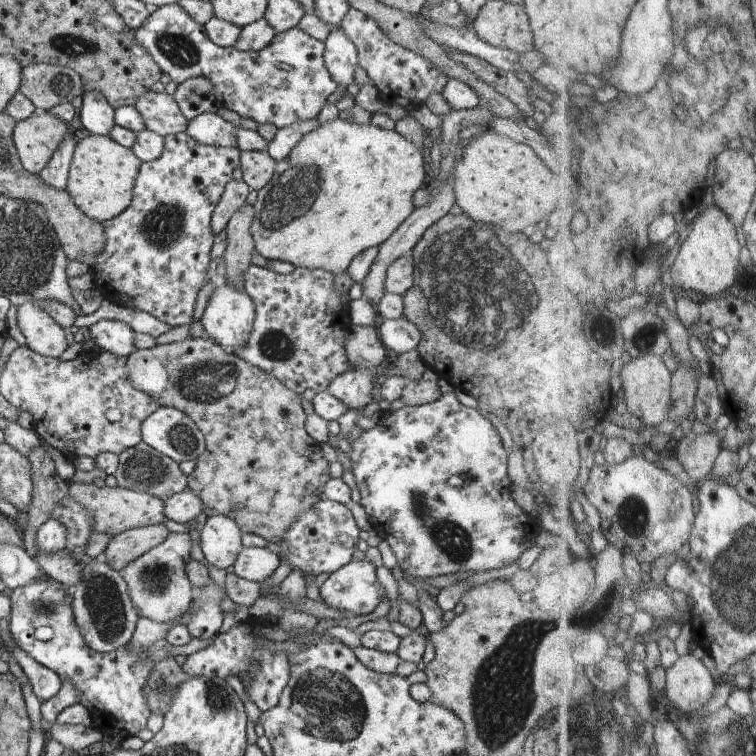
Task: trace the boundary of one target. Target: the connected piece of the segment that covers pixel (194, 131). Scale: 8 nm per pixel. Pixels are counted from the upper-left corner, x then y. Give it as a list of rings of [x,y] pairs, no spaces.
[[[206,112],[188,122],[185,134],[202,144],[239,150],[236,145],[237,130],[238,126],[234,126],[232,122],[216,113]]]

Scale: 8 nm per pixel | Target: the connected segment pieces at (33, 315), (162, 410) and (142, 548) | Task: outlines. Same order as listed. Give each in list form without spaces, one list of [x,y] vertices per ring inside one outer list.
[[[18,301],[18,326],[26,337],[27,348],[36,352],[39,356],[53,357],[59,359],[60,355],[69,347],[64,330],[40,308],[34,301]]]
[[[159,406],[141,425],[141,438],[156,452],[180,464],[196,461],[206,451],[204,434],[190,416],[174,406]]]
[[[166,523],[137,527],[114,535],[102,557],[116,571],[122,571],[130,562],[159,546],[170,531]]]

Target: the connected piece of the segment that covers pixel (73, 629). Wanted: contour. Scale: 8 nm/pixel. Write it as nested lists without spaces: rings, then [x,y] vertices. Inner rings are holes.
[[[52,578],[30,580],[28,584],[14,589],[10,596],[10,602],[12,607],[8,620],[14,644],[18,644],[22,648],[22,652],[26,652],[26,656],[30,656],[34,662],[56,672],[62,683],[70,680],[78,688],[78,692],[80,692],[78,703],[81,703],[90,712],[95,729],[107,734],[111,740],[117,741],[121,737],[134,736],[136,732],[147,728],[151,711],[142,690],[144,690],[144,684],[148,681],[156,662],[150,659],[146,652],[134,652],[129,643],[112,652],[90,650],[76,625],[72,609],[72,590]]]

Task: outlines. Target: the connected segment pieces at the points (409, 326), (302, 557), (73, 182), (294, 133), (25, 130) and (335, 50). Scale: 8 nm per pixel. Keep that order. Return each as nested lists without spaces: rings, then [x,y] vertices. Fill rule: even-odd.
[[[405,317],[384,319],[378,334],[383,346],[399,356],[418,349],[421,338],[419,329]]]
[[[332,500],[319,501],[312,509],[304,510],[300,518],[284,532],[284,540],[278,556],[286,558],[292,568],[300,568],[302,574],[334,573],[349,564],[357,548],[357,542],[364,534],[358,528],[352,512],[345,505]]]
[[[91,135],[76,144],[66,186],[77,208],[100,223],[116,218],[128,209],[142,162],[131,148],[124,148],[107,136]]]
[[[308,119],[306,121],[294,122],[291,126],[278,129],[274,139],[269,142],[267,152],[270,154],[270,157],[275,162],[284,161],[284,158],[290,155],[292,148],[294,148],[306,134],[310,133],[310,130],[314,130],[314,125],[316,127],[316,122],[310,122]]]
[[[36,110],[31,118],[16,121],[12,138],[22,167],[39,175],[69,132],[69,124],[49,111]]]
[[[338,28],[330,31],[324,42],[324,61],[332,79],[348,87],[354,80],[358,68],[358,54],[352,40]]]

